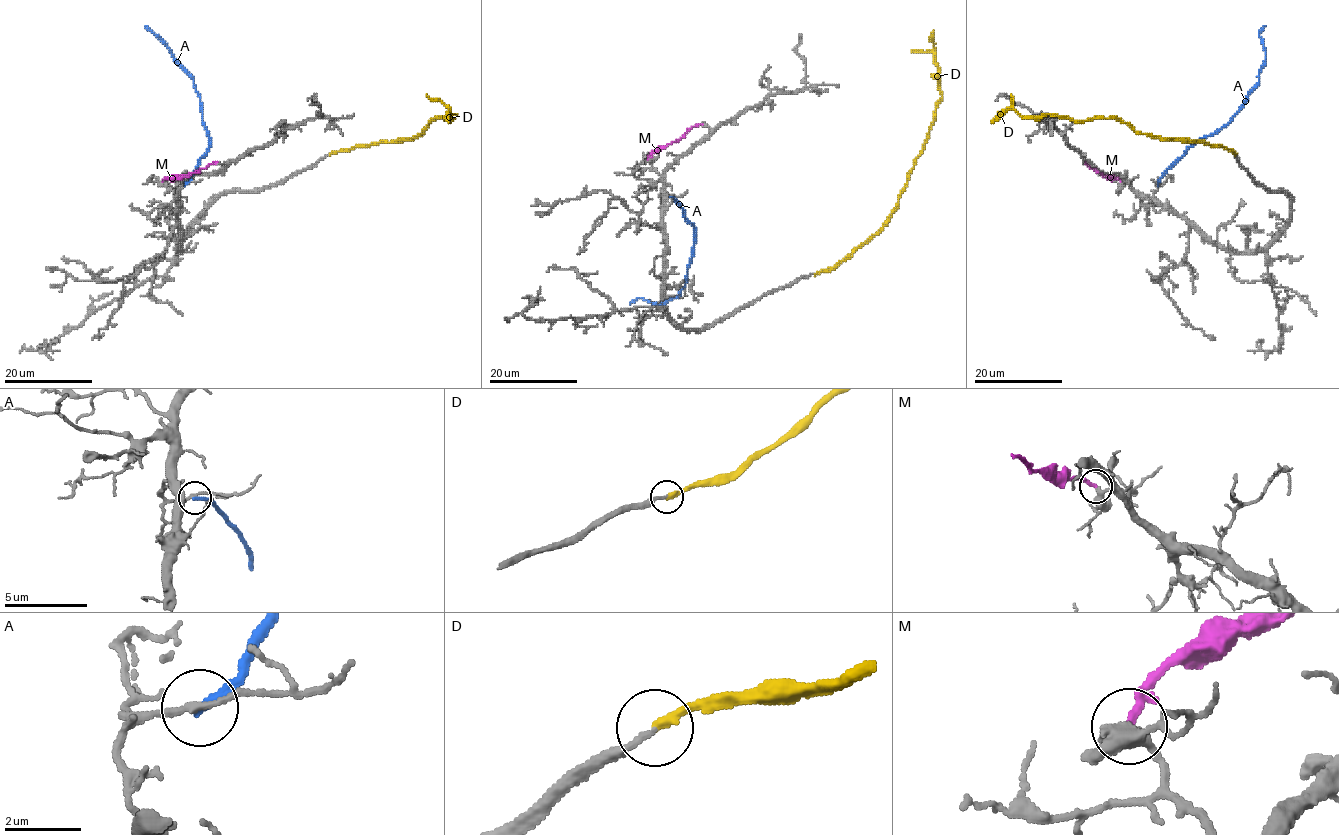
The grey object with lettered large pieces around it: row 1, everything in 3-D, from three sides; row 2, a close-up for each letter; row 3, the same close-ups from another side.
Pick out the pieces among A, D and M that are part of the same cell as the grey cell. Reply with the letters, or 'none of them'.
D

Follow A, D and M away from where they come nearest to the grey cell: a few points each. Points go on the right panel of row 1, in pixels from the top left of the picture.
A: (1158, 184), (1191, 146), (1231, 119), (1258, 82), (1265, 60), (1259, 32), (1265, 25)
D: (1235, 154), (1222, 146), (1149, 136), (1114, 117), (1022, 116), (1012, 106), (1010, 94)
M: (1121, 180), (1108, 179), (1085, 161)

